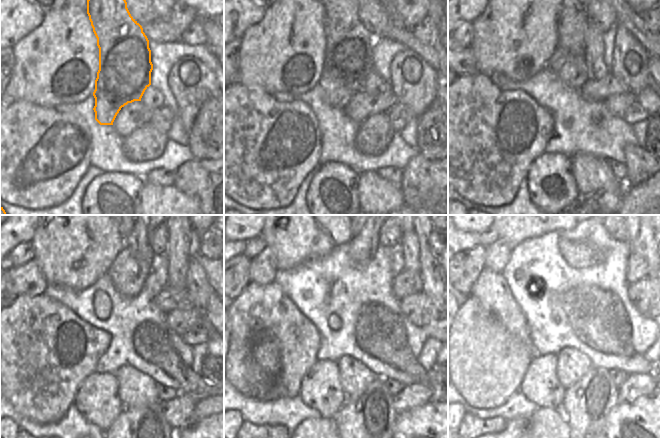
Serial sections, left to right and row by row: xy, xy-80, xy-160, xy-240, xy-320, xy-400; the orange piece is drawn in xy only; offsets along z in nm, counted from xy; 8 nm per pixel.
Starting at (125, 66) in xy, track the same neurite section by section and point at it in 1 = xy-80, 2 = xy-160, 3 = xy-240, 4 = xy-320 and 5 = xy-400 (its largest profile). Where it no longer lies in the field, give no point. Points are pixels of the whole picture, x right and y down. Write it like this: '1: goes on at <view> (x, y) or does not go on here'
1: goes on at xy-80 (348, 43)
2: goes on at xy-160 (573, 18)
3: goes on at xy-240 (124, 235)
4: does not go on here
5: does not go on here

